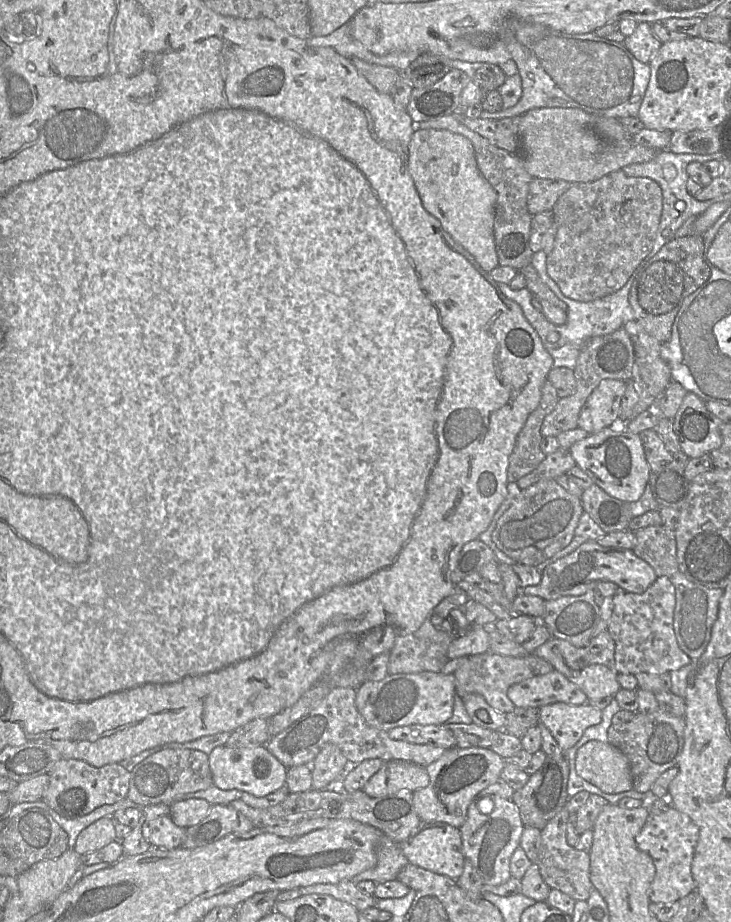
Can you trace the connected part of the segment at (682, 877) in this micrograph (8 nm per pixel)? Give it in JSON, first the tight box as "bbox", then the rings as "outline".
{"bbox":[635,804,699,903],"outline":[[[669,804],[660,813],[649,815],[645,825],[635,837],[637,847],[653,859],[656,873],[648,889],[652,903],[677,902],[696,891],[692,875],[692,861],[699,839],[698,826],[684,813]]]}

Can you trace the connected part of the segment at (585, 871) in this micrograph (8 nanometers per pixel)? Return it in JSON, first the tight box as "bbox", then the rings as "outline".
{"bbox":[536,807,593,901],"outline":[[[563,807],[541,830],[541,842],[536,865],[544,883],[554,890],[570,896],[575,901],[588,900],[593,888],[590,881],[589,852],[576,850],[566,840],[566,827],[570,813]]]}

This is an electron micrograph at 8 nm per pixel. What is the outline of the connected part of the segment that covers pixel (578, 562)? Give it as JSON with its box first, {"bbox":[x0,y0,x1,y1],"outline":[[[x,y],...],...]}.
{"bbox":[518,541,657,601],"outline":[[[596,541],[581,544],[570,554],[548,565],[538,585],[518,587],[518,595],[538,596],[545,601],[562,596],[579,596],[593,590],[599,582],[613,582],[620,590],[635,594],[645,592],[657,579],[653,568],[632,550],[600,546]]]}

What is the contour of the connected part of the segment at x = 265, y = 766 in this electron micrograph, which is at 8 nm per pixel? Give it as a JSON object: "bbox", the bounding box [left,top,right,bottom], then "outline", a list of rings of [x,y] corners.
{"bbox":[208,745,287,797],"outline":[[[265,745],[256,747],[218,746],[208,754],[213,785],[222,790],[240,790],[264,797],[286,785],[287,768]]]}

